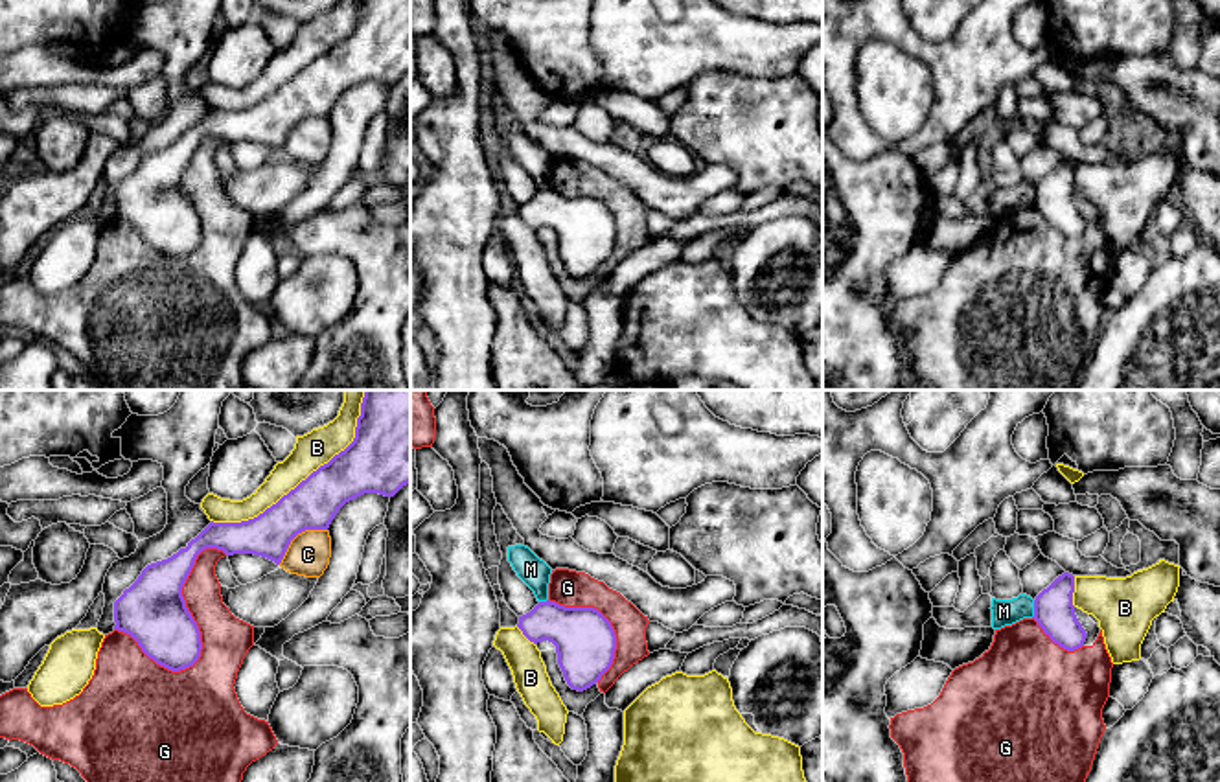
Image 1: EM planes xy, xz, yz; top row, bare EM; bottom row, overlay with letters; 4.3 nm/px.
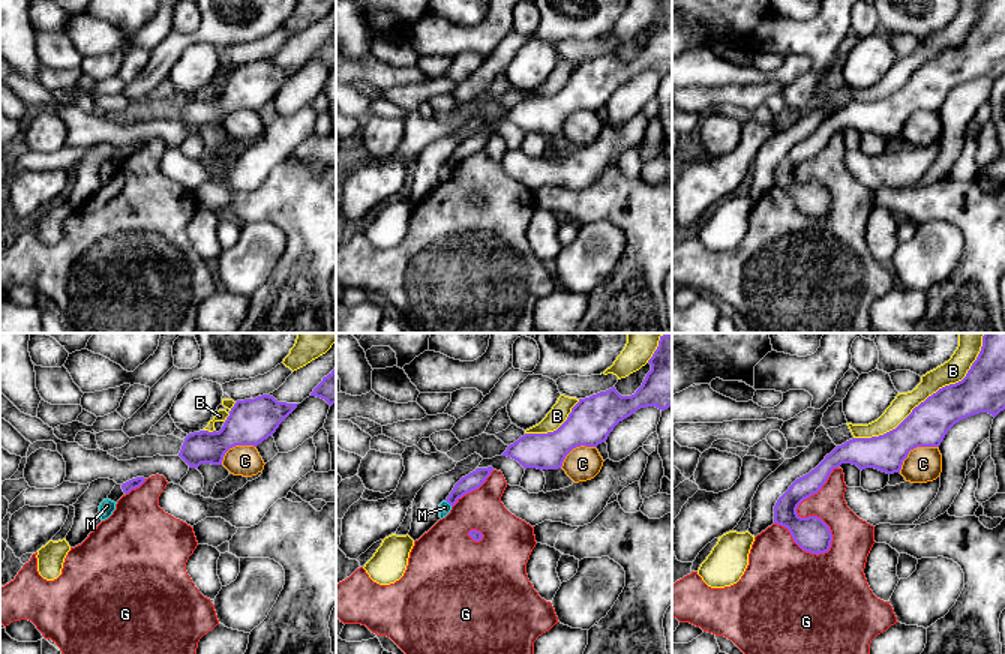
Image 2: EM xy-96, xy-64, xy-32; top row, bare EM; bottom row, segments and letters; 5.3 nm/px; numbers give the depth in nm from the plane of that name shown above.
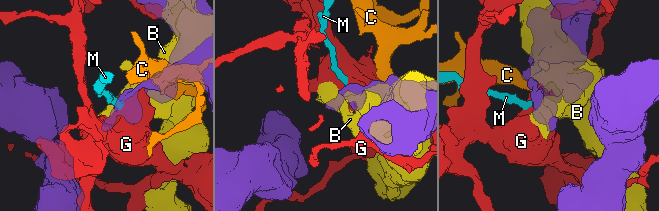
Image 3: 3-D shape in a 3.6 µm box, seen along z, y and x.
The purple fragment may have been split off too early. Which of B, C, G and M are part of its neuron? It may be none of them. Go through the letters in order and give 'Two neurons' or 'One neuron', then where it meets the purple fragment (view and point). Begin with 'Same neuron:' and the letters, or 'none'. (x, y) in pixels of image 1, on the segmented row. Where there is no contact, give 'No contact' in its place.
Same neuron: none
B: Two neurons. Touches purple at xy (308, 477)
C: Two neurons. Touches purple at xy (297, 534)
G: Two neurons. Touches purple at xy (199, 639)
M: Two neurons. Touches purple at yz (1035, 609)

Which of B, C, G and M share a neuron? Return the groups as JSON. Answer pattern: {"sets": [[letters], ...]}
{"sets": [["B"], ["C"], ["G"], ["M"]]}

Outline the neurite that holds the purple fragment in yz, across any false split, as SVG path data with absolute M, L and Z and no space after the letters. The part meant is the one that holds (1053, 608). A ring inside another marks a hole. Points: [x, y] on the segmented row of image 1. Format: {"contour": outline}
{"contour": "M1064 572L1034 600L1034 620L1060 648L1075 651L1086 642L1086 629L1078 622L1073 605L1075 576Z"}

